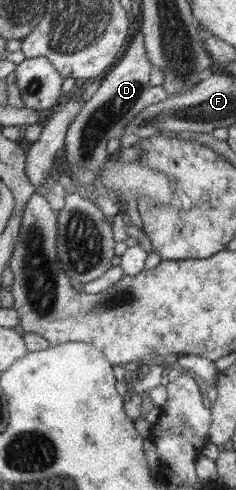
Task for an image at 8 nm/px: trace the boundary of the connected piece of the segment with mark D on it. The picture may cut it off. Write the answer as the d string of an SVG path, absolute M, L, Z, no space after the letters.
M138 32L127 44L116 64L99 84L97 90L89 100L86 100L80 112L74 116L70 126L66 129L64 139L65 160L73 180L75 189L80 191L90 202L94 202L104 217L113 218L119 213L118 206L94 182L96 172L107 158L106 142L112 138L120 138L124 126L132 116L136 116L146 105L157 103L166 98L164 90L153 89L149 84L151 70L148 57L143 45L143 36Z

